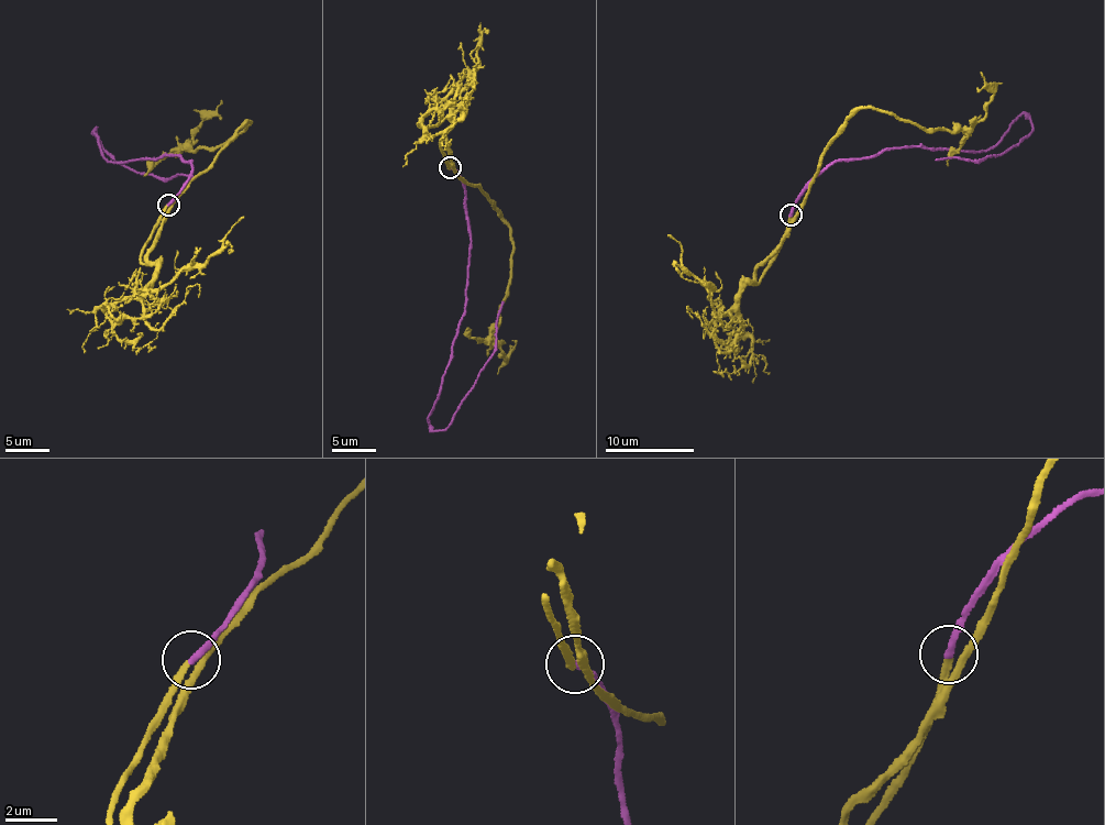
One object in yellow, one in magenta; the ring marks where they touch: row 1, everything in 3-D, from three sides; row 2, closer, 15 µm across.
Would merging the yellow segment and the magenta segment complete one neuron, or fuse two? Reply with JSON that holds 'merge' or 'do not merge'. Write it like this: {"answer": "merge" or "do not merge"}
{"answer": "merge"}

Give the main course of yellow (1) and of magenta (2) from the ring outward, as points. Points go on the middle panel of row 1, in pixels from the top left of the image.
1: (449, 168), (487, 193), (510, 228), (514, 252), (508, 295), (492, 337), (507, 359), (509, 344)
2: (449, 168), (459, 175), (471, 249), (465, 312), (427, 419), (437, 430), (451, 422), (494, 351), (504, 301)

